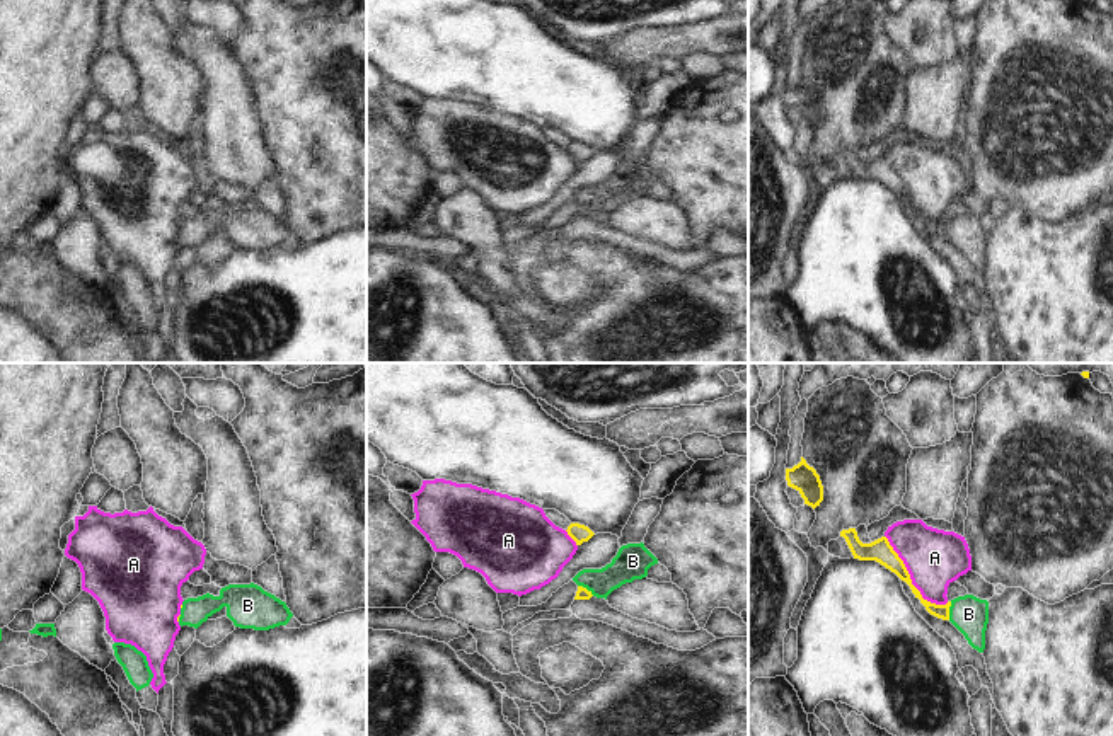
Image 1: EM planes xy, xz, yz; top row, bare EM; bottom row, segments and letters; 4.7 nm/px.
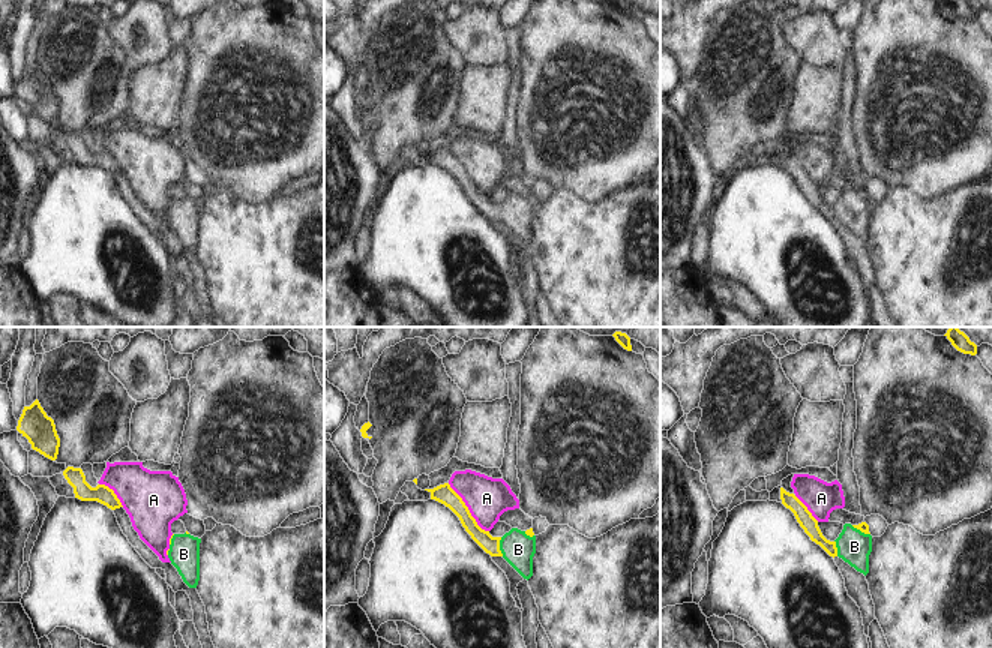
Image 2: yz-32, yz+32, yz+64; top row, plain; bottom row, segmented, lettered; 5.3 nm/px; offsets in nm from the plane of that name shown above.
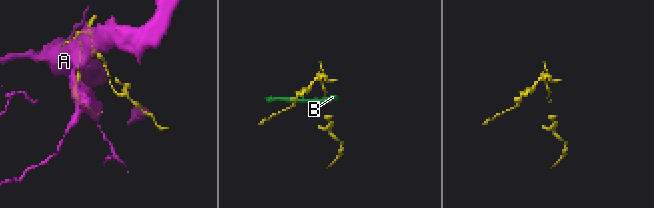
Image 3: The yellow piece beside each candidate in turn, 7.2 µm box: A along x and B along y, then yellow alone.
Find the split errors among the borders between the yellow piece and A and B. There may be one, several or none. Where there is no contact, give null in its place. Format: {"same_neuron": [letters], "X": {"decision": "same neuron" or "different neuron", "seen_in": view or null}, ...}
{"same_neuron": ["B"], "A": {"decision": "different neuron", "seen_in": "yz"}, "B": {"decision": "same neuron", "seen_in": "yz"}}

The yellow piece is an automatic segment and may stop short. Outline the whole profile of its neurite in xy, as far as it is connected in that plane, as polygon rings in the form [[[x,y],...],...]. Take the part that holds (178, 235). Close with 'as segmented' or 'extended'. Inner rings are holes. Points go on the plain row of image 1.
[[[251,201],[228,203],[220,208],[218,215],[206,211],[184,218],[177,240],[181,245],[198,247],[223,225],[227,227],[227,235],[240,247],[269,249],[286,244],[293,235],[285,220]]] | extended

